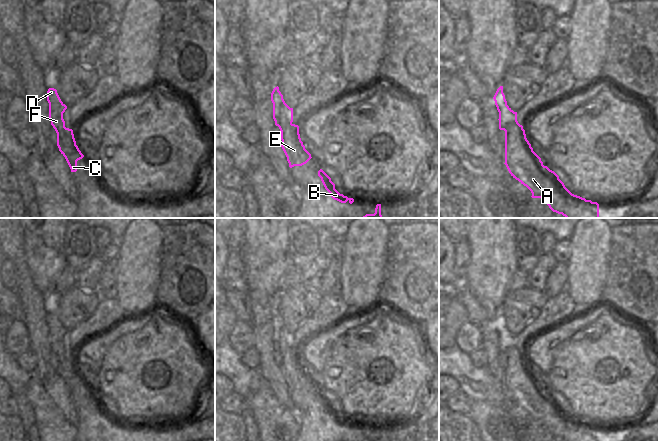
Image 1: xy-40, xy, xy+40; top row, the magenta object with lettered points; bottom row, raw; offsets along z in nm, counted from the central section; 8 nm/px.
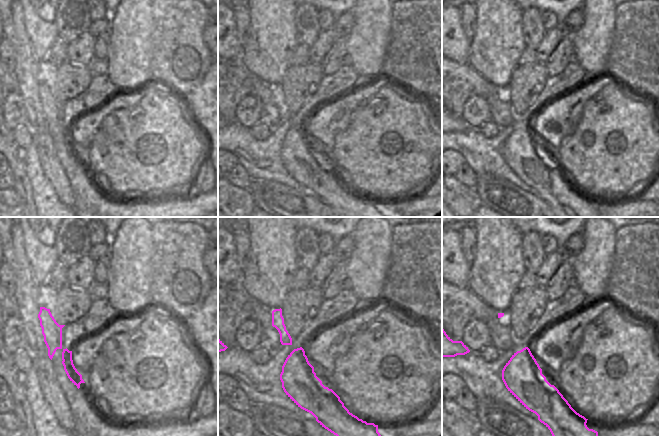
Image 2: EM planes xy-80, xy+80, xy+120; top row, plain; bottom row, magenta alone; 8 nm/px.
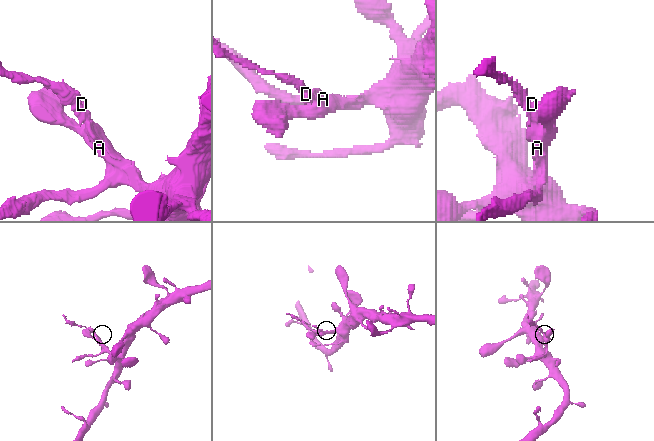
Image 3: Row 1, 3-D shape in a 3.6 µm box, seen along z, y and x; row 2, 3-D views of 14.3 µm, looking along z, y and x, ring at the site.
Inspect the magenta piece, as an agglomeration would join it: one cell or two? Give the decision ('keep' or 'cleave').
cleave

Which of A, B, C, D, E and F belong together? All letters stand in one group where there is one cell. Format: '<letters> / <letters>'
A B C E / D F

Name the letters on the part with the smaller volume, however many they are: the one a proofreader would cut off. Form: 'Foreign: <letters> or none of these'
Foreign: D, F

